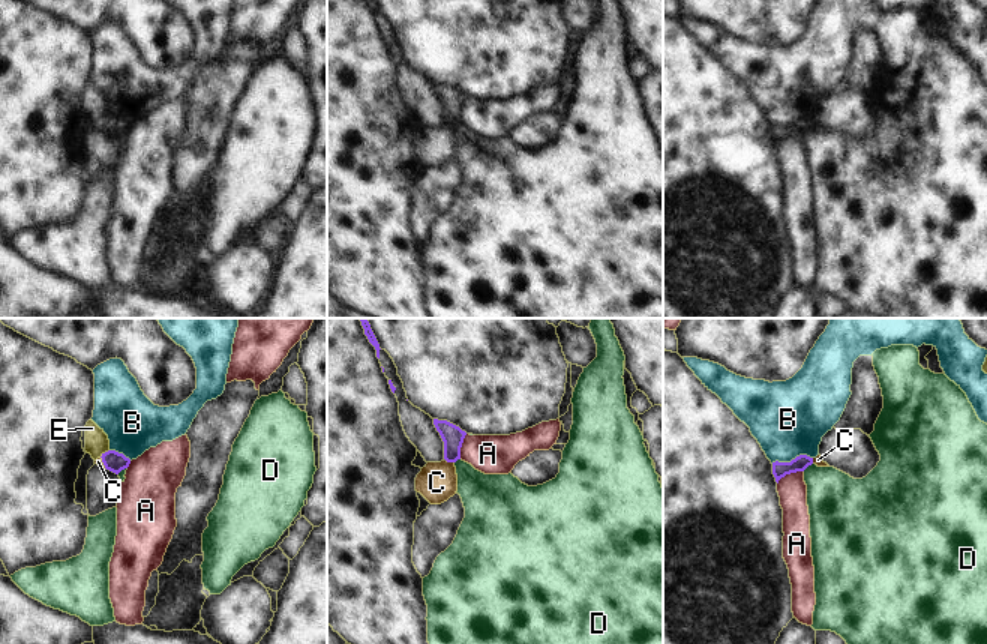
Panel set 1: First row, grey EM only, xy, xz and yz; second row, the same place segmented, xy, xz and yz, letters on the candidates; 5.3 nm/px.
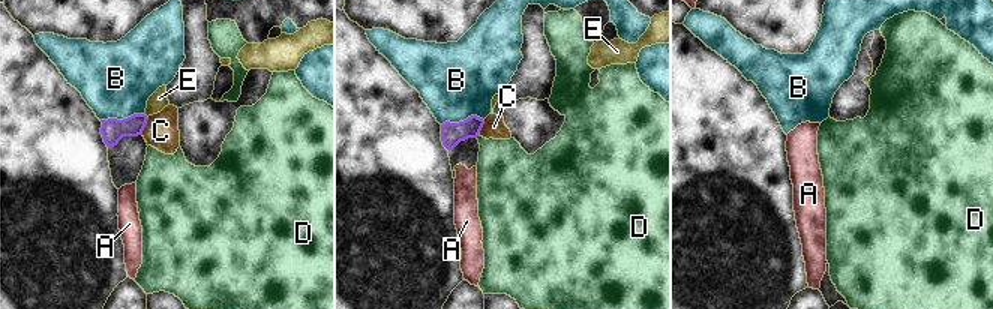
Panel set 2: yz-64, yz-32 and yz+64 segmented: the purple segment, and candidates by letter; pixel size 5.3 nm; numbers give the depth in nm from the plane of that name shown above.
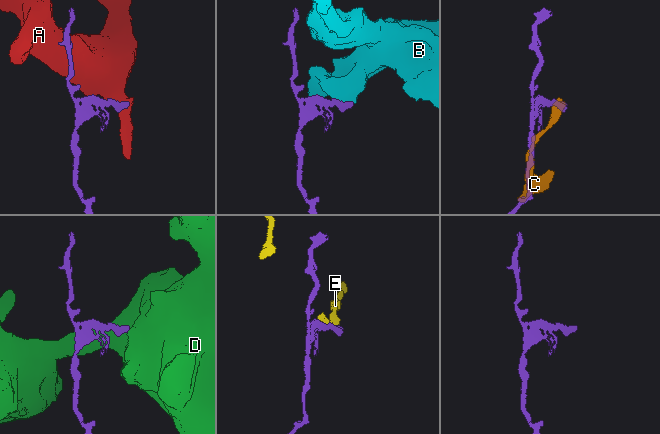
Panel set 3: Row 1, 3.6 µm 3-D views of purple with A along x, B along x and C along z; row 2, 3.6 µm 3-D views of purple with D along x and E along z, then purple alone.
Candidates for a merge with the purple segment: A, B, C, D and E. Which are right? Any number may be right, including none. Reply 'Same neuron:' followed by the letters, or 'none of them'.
Same neuron: none of them

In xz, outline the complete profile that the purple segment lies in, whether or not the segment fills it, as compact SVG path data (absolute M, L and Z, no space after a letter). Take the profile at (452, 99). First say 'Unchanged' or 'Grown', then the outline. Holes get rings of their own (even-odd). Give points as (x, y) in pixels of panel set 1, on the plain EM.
Unchanged. M434 83L434 89L444 105L444 123L447 126L460 123L460 111L466 96L447 84Z

